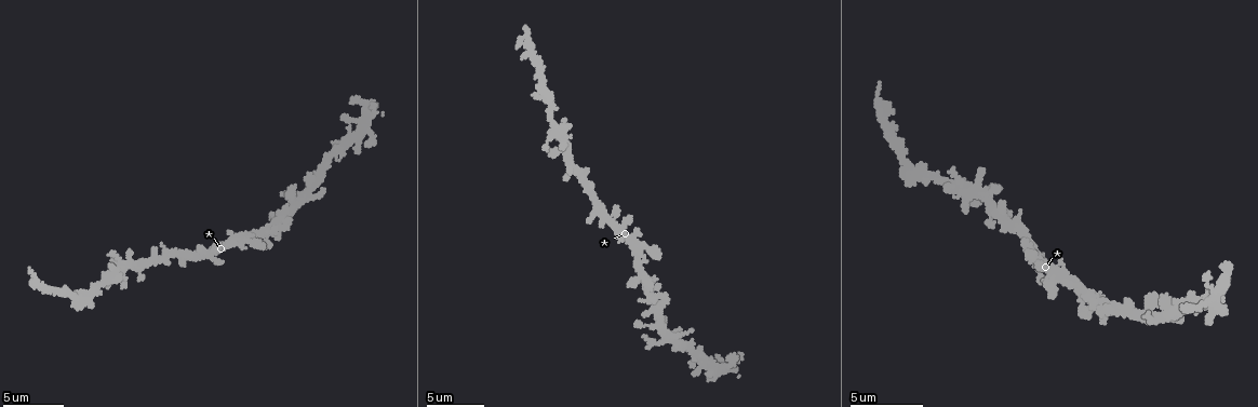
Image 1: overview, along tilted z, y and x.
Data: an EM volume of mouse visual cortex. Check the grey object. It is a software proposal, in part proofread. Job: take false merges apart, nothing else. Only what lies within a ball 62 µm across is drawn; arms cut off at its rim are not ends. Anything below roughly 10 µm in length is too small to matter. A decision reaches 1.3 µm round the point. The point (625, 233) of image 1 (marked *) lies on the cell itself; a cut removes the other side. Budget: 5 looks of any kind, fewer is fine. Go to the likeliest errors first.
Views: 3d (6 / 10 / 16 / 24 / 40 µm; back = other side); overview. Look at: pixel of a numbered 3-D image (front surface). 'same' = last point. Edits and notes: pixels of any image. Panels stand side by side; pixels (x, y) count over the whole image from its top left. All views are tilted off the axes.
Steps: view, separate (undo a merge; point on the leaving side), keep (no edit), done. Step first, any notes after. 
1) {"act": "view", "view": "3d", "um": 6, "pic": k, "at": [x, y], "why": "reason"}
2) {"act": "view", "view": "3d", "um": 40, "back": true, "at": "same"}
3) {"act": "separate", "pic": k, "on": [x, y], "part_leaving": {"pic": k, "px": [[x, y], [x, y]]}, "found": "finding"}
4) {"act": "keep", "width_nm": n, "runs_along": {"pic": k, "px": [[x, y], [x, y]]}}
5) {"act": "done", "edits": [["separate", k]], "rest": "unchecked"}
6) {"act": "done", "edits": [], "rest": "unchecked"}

{"act": "view", "view": "3d", "um": 16, "pic": 1, "at": [664, 333], "why": "thin neck"}

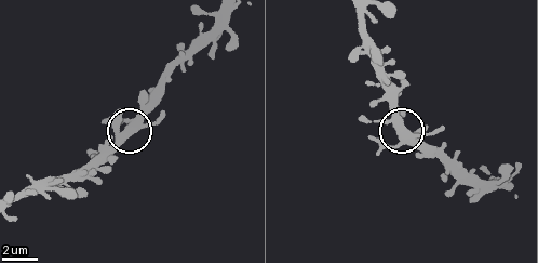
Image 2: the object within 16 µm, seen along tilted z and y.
{"act": "view", "view": "3d", "um": 16, "back": true, "pic": 2, "at": [125, 128]}

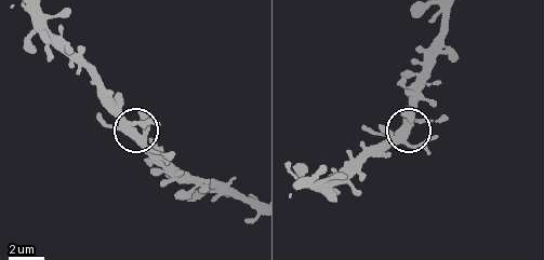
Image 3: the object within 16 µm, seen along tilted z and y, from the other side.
{"act": "keep", "arms": 4, "found": "continuous, no second cell"}

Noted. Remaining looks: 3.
{"act": "view", "view": "3d", "um": 16, "pic": 1, "at": [953, 187], "why": "thin arm on a thick one"}

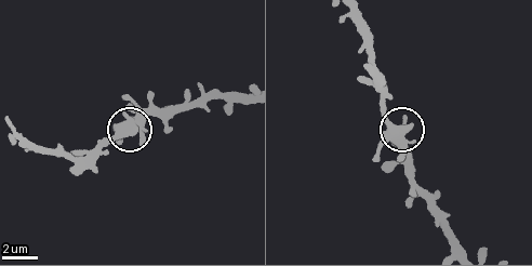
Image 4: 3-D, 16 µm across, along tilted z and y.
{"act": "keep", "runs_along": {"pic": 4, "px": [[243, 97], [212, 98], [151, 115], [140, 127], [92, 150]]}, "found": "one cell here"}

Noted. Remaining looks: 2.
{"act": "view", "view": "3d", "um": 16, "pic": 1, "at": [543, 81], "why": "thin neck"}

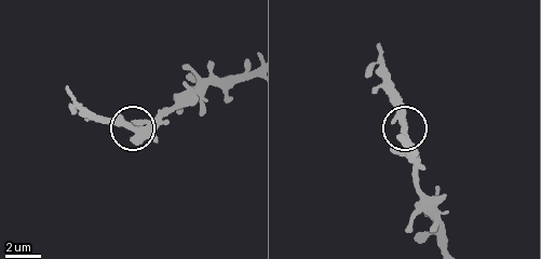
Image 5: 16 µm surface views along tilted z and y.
{"act": "keep", "runs_along": {"pic": 5, "px": [[248, 78], [212, 84], [147, 130], [100, 118]]}, "found": "all the same cell"}

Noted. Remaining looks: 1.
{"act": "done", "edits": [], "rest": "unchecked"}

